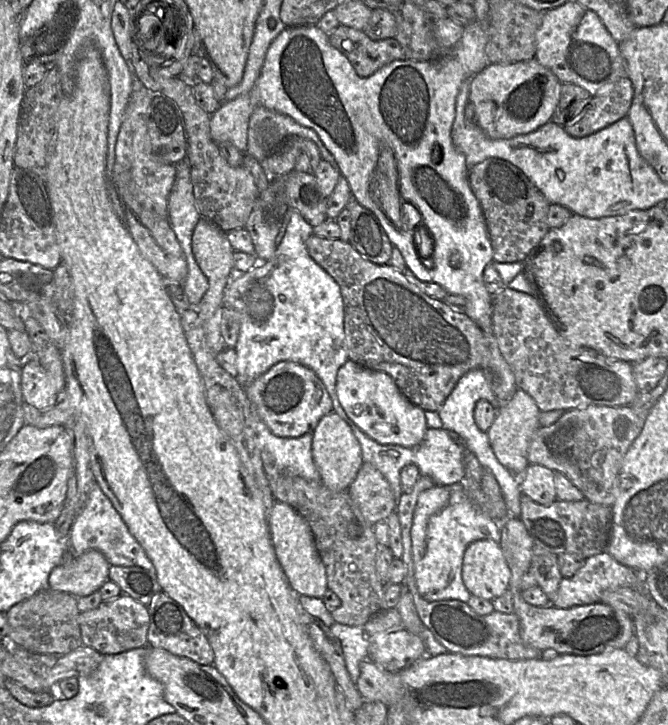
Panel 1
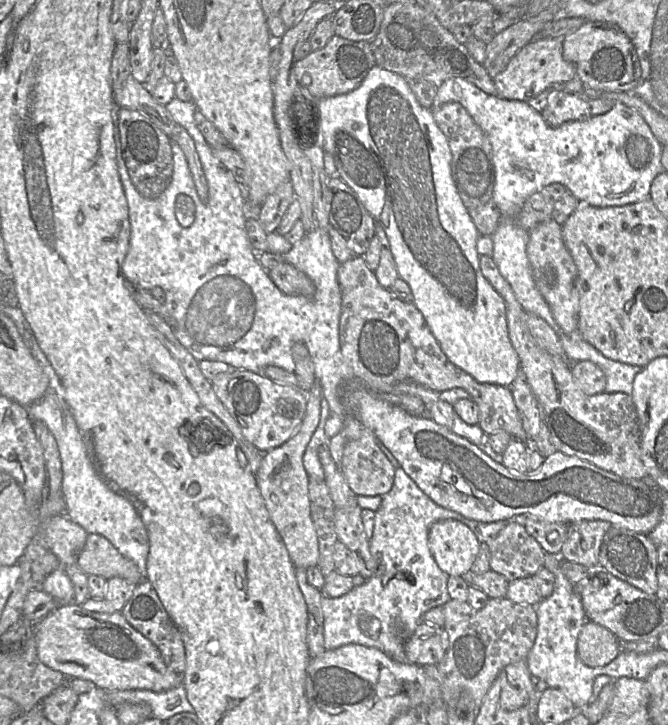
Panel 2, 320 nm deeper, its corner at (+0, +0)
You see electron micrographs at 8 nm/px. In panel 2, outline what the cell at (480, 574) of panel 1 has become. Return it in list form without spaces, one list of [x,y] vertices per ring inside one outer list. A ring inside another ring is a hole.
[[[454,519],[435,522],[428,533],[430,552],[438,567],[449,576],[469,573],[481,545],[469,527]]]

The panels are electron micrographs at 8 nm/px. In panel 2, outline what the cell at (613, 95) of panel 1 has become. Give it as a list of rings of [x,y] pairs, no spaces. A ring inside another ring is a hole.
[[[554,88],[541,112],[548,126],[556,128],[570,121],[582,121],[607,113],[614,106],[611,99],[583,99]]]

